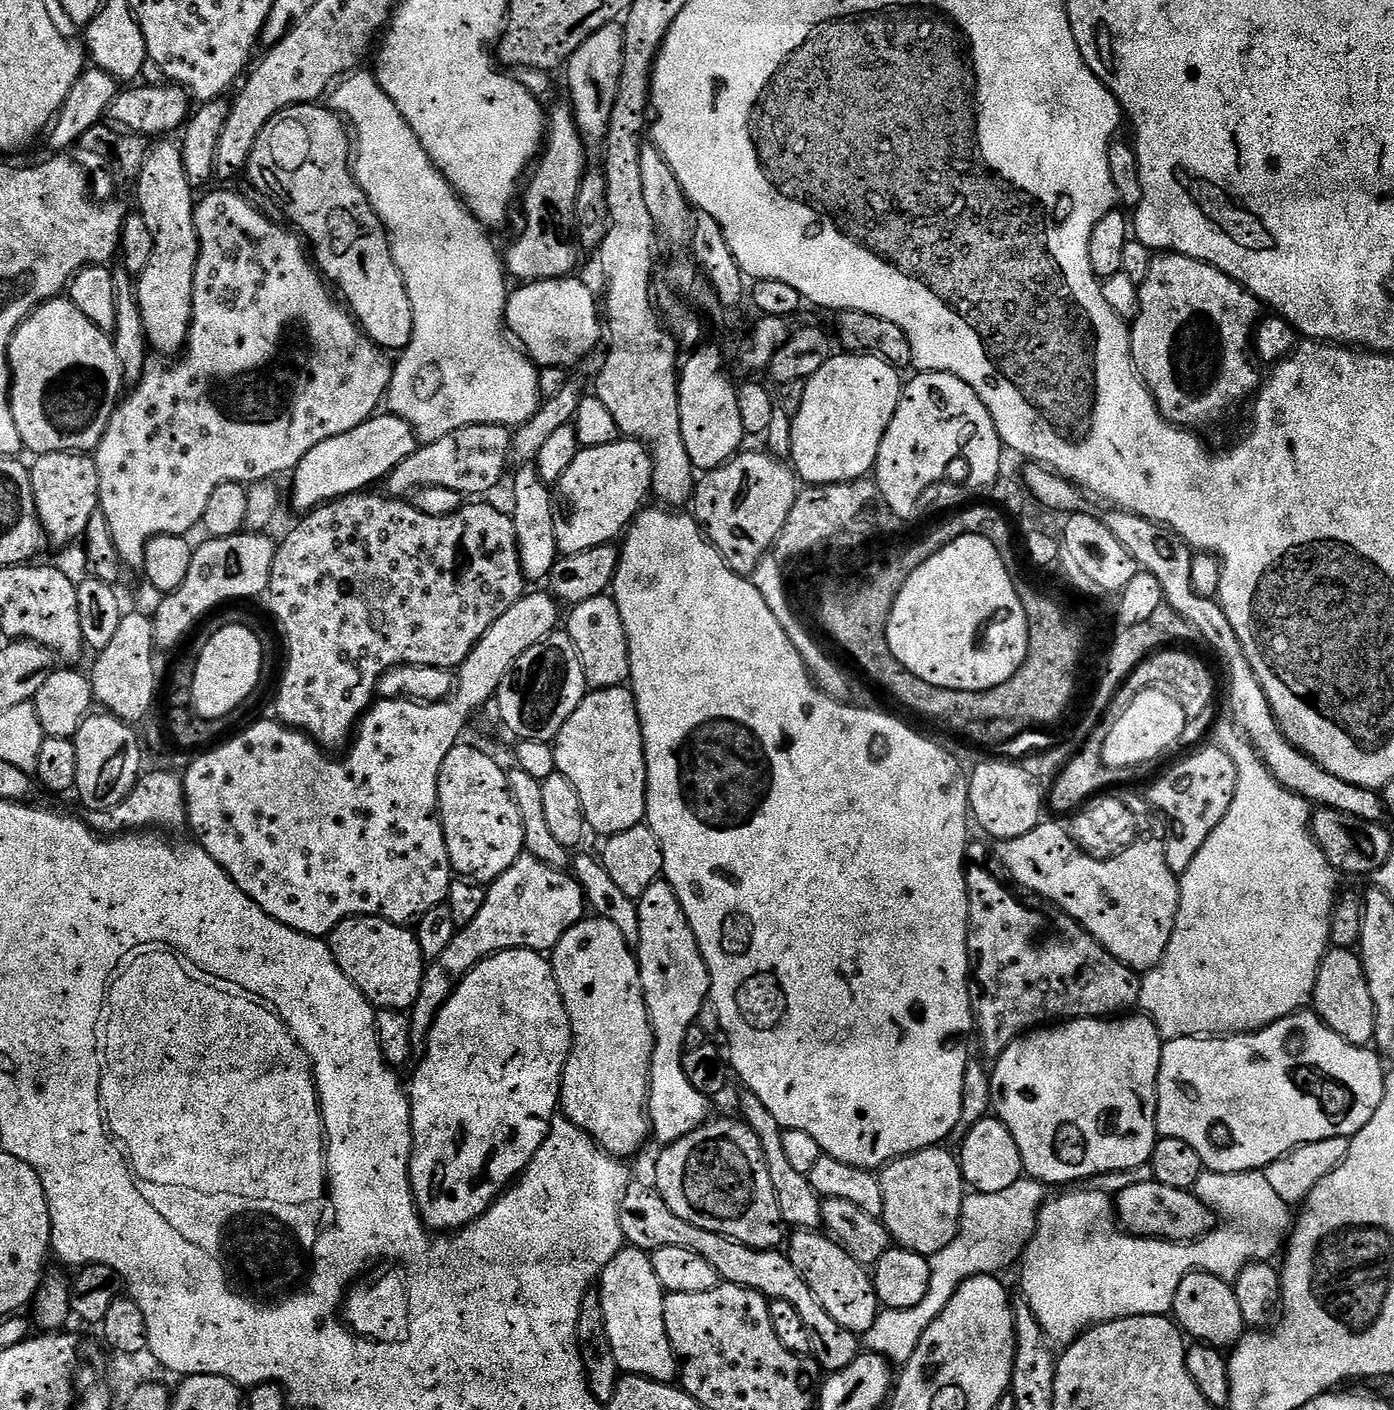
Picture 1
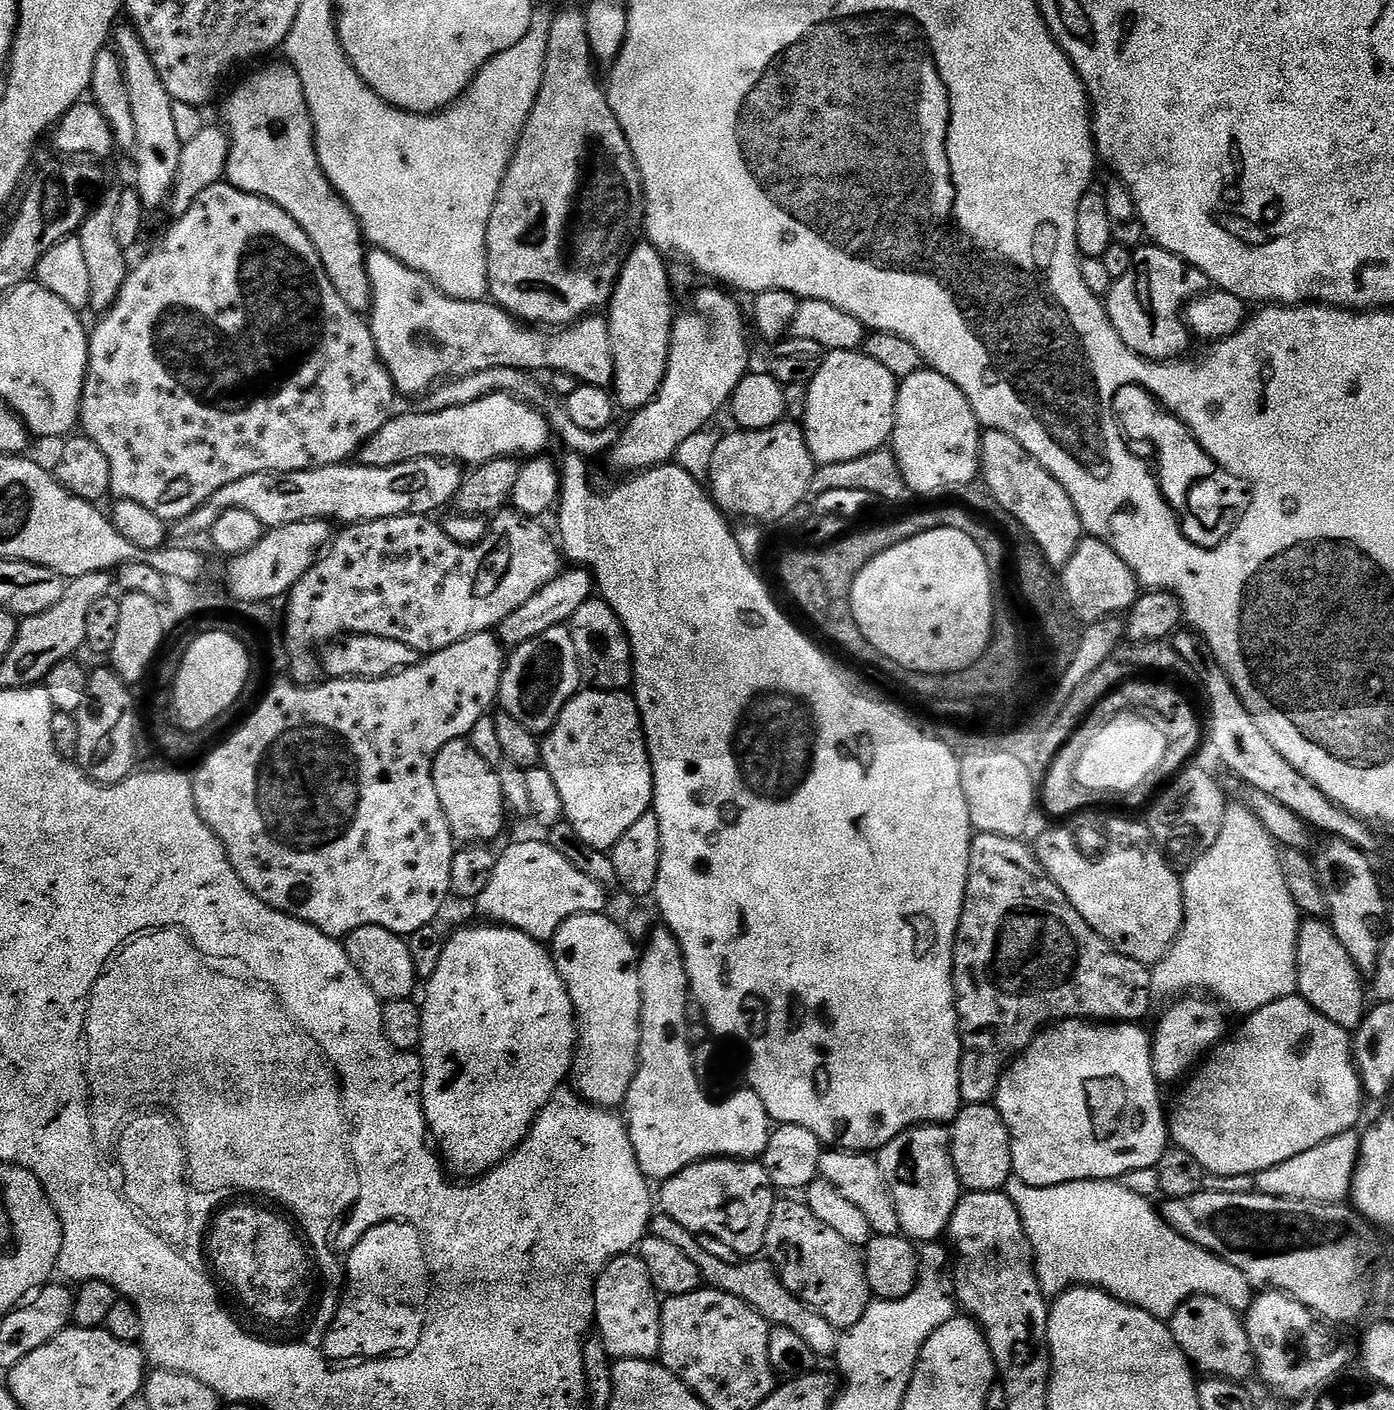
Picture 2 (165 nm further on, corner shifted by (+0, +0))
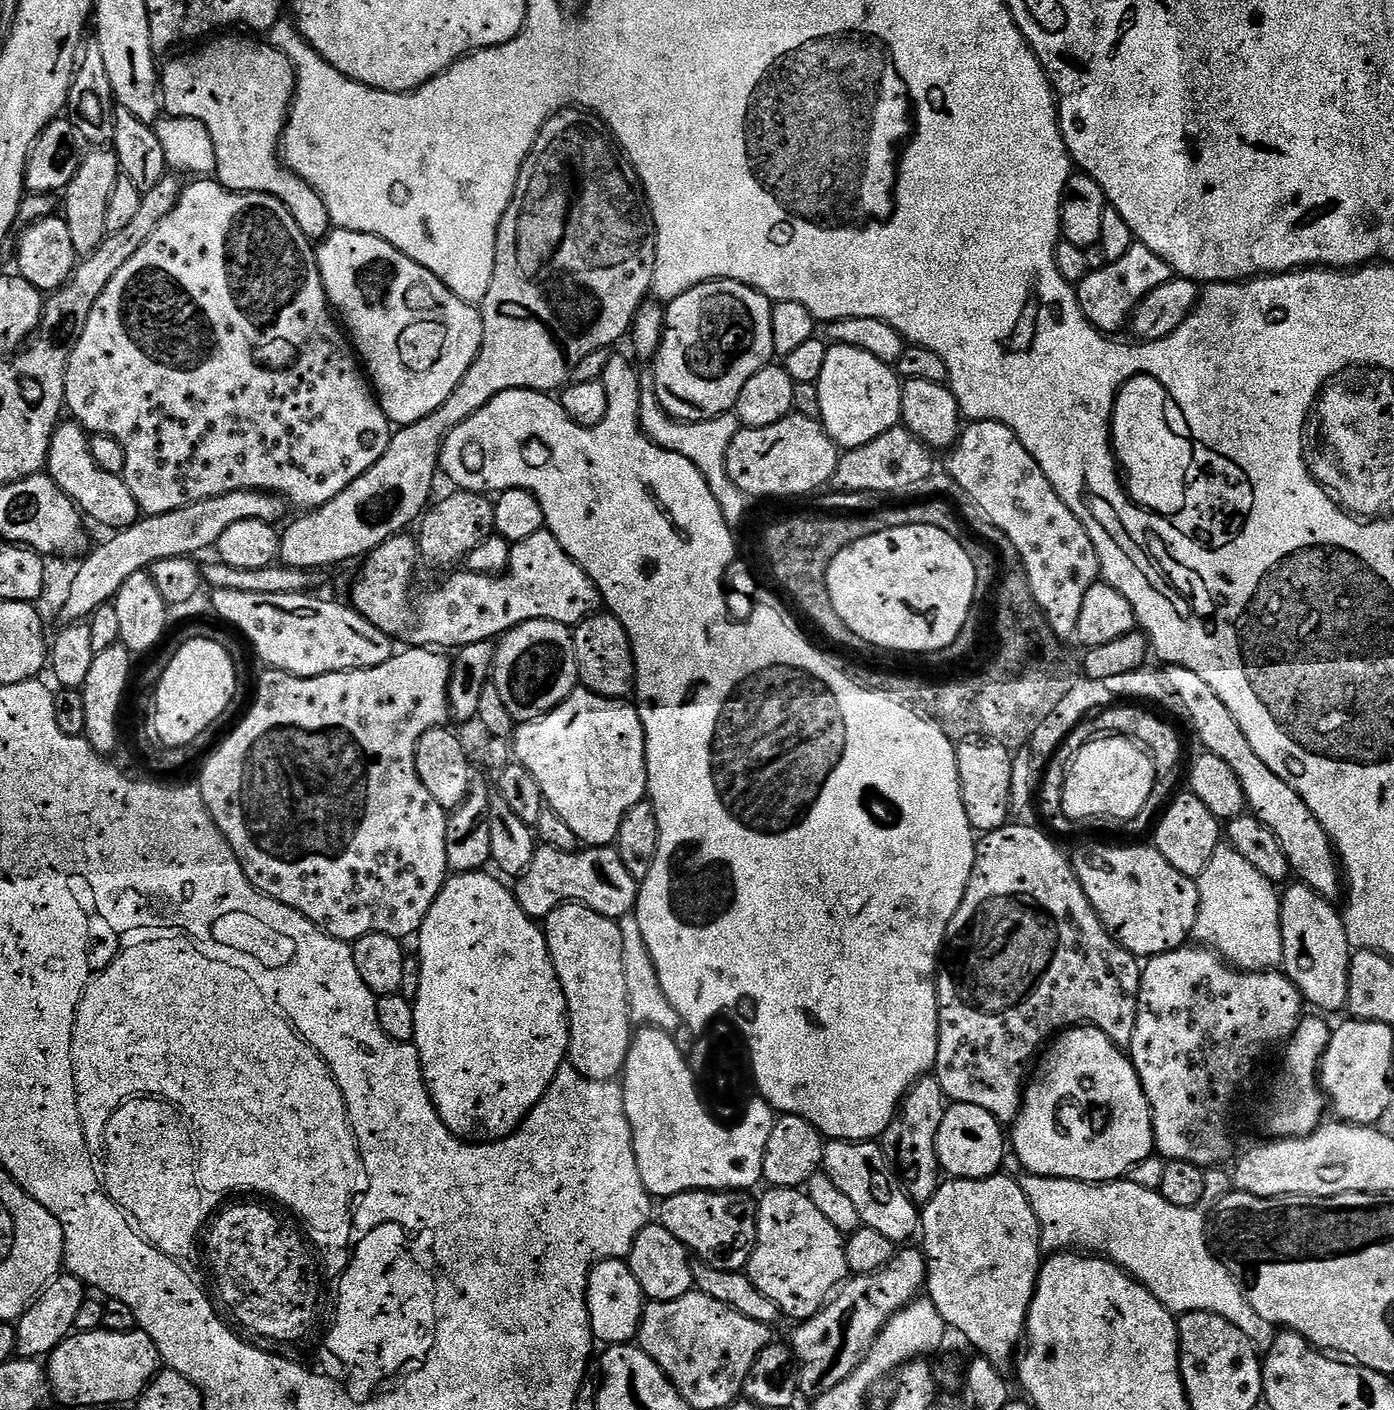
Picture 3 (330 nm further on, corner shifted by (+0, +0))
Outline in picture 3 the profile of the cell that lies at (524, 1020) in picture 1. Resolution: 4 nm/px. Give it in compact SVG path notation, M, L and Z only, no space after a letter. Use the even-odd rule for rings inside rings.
M481 870L449 875L438 898L434 898L430 914L426 914L418 933L420 981L418 994L412 1006L416 1035L414 1043L420 1051L420 1065L424 1071L424 1081L430 1098L446 1127L461 1140L469 1142L491 1142L511 1136L532 1113L534 1106L546 1094L550 1082L554 1082L554 1074L558 1074L558 1070L568 1060L568 1003L562 990L562 982L554 970L543 927L526 915L520 903L516 901L515 891L509 885L507 888L503 879L495 880L494 877L487 876L488 874L487 871Z

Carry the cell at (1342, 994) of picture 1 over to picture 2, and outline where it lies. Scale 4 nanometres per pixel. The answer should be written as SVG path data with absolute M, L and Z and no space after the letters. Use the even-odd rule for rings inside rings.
M1308 918L1300 925L1298 946L1296 947L1296 986L1298 995L1300 995L1302 999L1306 1002L1310 1002L1310 1006L1314 1006L1314 1010L1318 1010L1327 1020L1334 1022L1339 1028L1355 1030L1360 1027L1360 1024L1365 1018L1365 977L1358 970L1354 958L1350 958L1350 954L1346 954L1345 948L1342 947L1342 942L1338 942L1332 925L1327 919Z

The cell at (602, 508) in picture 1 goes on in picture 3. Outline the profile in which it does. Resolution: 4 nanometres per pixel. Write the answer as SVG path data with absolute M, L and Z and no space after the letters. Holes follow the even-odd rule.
M707 280L705 284L694 286L686 290L678 298L667 301L664 313L664 337L660 339L660 349L654 357L654 371L656 374L656 389L658 390L658 402L675 420L712 420L715 416L731 413L738 402L738 394L746 387L746 382L758 374L758 370L769 367L774 360L774 326L772 325L773 301L763 296L758 290L754 290L745 284L739 284L737 280Z

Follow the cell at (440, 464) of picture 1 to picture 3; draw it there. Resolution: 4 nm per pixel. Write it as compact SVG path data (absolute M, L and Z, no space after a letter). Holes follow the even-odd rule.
M251 488L215 496L213 500L203 500L182 510L170 510L170 514L144 516L129 528L113 531L109 535L112 537L105 544L100 544L97 548L95 545L79 561L80 569L68 588L68 597L64 600L60 616L64 622L87 621L94 610L98 610L98 606L115 601L126 578L134 578L134 574L151 569L152 564L162 562L162 558L195 557L196 552L204 552L207 548L208 551L215 549L218 538L222 538L223 532L237 522L261 520L273 526L279 525L279 520L284 516L284 508L286 509L284 497Z

